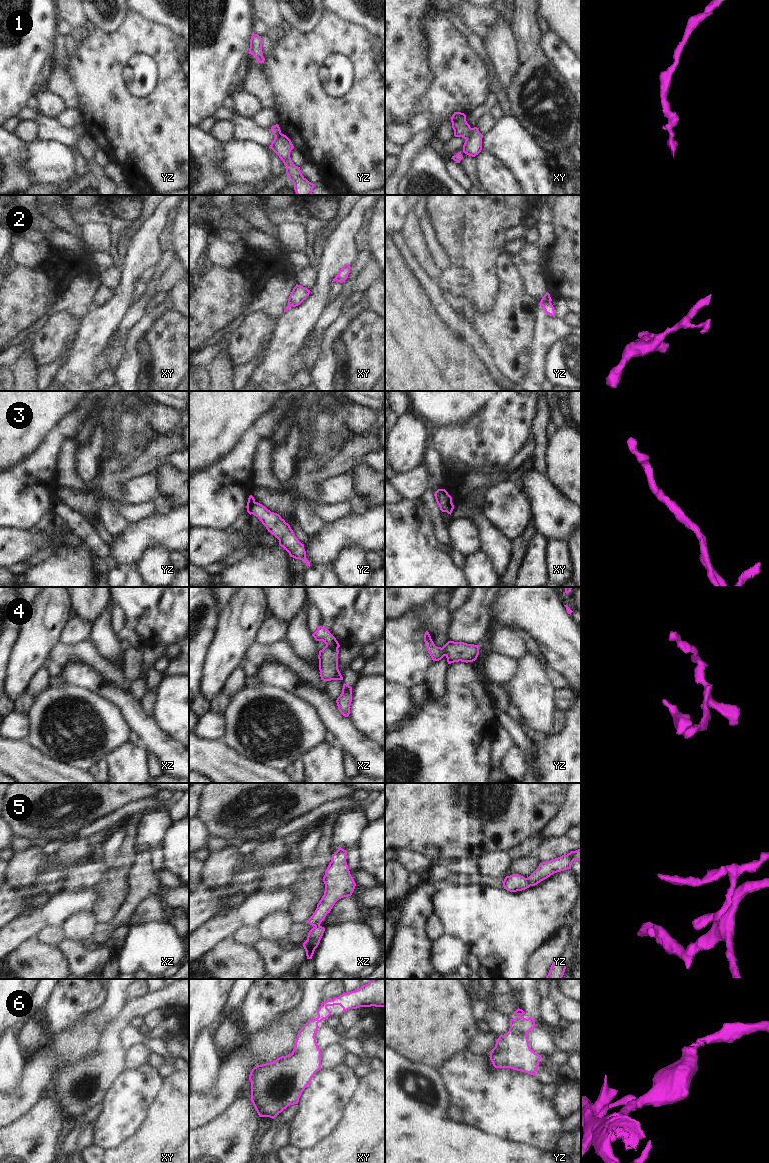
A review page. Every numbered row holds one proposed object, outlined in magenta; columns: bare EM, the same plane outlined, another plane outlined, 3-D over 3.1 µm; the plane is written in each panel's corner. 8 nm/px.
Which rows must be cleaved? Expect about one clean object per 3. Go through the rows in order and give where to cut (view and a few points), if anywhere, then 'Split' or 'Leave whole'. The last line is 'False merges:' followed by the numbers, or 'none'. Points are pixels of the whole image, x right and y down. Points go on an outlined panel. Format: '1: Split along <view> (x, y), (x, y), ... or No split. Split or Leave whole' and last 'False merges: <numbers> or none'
1: Split along xy (472, 128), (465, 138). Split
2: Split along yz (550, 301), (541, 305). Split
3: No split. Leave whole
4: Split along xz (326, 644), (337, 649). Split
5: Split along yz (526, 878), (530, 885). Split
6: No split. Leave whole
False merges: 1, 2, 4, 5.

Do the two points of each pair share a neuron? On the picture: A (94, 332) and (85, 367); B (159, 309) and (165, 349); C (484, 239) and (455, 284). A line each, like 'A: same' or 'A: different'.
A: same
B: different
C: different

